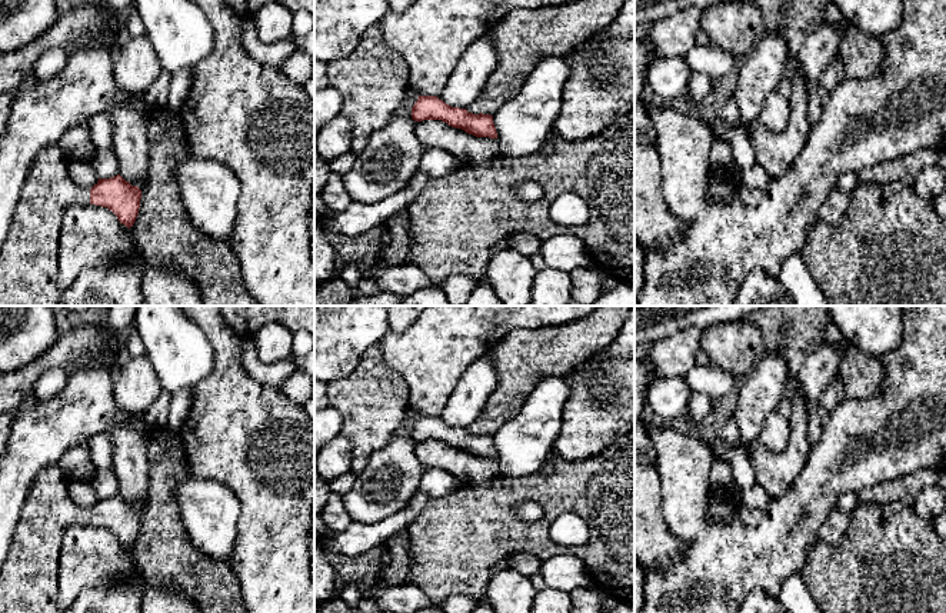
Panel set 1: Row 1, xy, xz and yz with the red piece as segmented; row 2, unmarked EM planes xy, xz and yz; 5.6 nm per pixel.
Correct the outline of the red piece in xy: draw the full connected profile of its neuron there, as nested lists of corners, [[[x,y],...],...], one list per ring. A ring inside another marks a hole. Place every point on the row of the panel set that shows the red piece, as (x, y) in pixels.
[[[57,143],[40,150],[21,187],[0,253],[0,306],[59,306],[63,291],[57,286],[57,244],[63,214],[70,206],[107,207],[130,229],[139,214],[140,199],[141,190],[120,174],[81,189],[69,174],[69,159]]]

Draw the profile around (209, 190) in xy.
[[[189,154],[180,159],[176,179],[191,224],[214,241],[230,243],[240,197],[237,176],[216,160]]]

